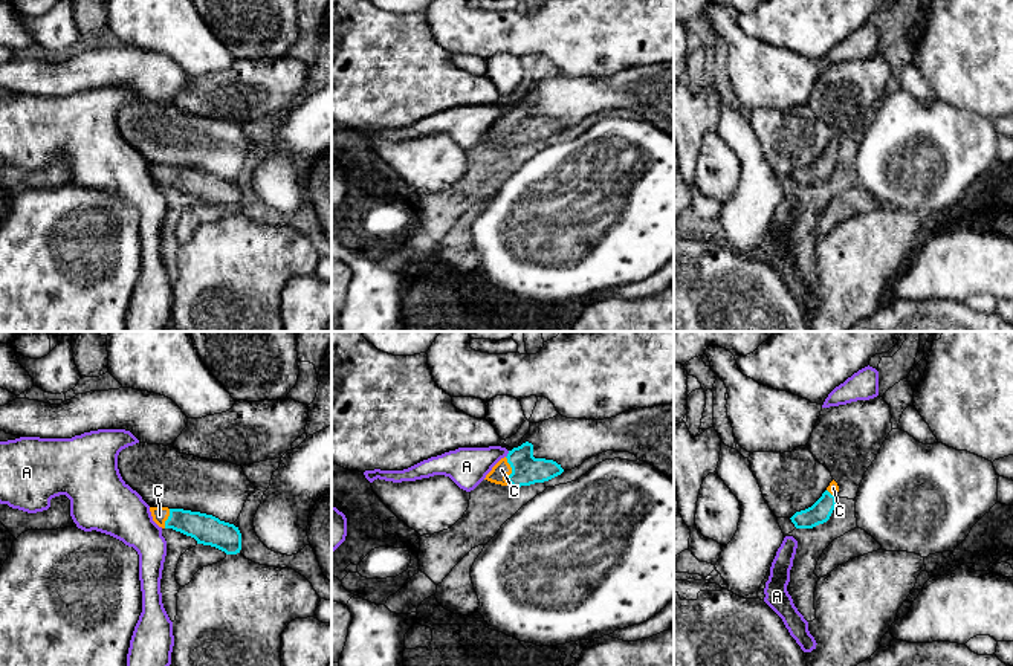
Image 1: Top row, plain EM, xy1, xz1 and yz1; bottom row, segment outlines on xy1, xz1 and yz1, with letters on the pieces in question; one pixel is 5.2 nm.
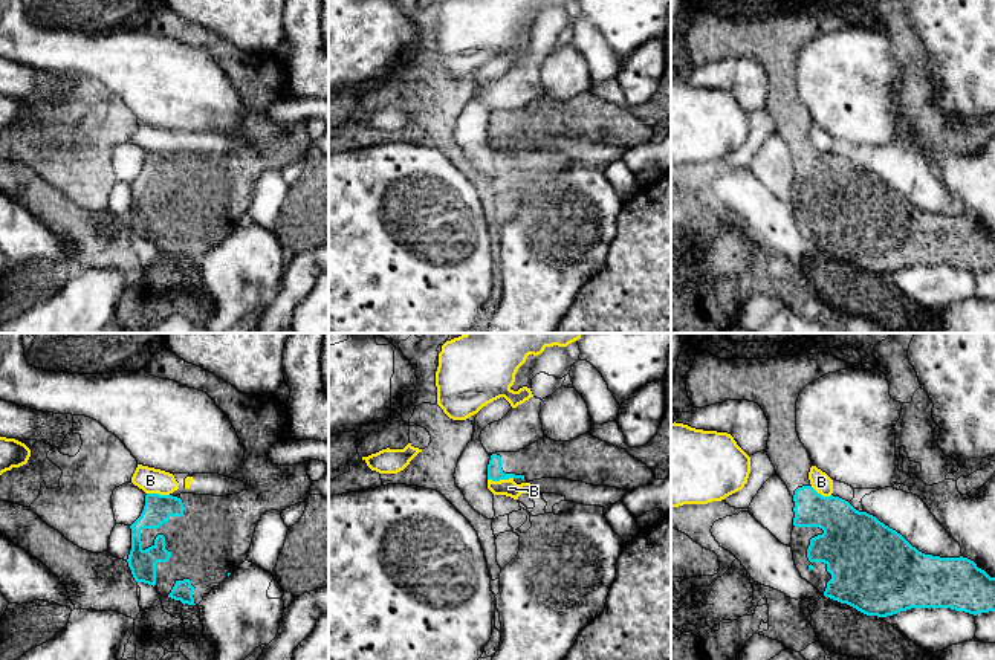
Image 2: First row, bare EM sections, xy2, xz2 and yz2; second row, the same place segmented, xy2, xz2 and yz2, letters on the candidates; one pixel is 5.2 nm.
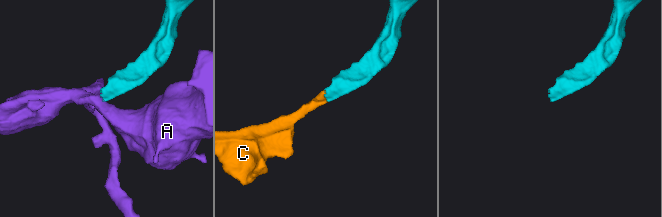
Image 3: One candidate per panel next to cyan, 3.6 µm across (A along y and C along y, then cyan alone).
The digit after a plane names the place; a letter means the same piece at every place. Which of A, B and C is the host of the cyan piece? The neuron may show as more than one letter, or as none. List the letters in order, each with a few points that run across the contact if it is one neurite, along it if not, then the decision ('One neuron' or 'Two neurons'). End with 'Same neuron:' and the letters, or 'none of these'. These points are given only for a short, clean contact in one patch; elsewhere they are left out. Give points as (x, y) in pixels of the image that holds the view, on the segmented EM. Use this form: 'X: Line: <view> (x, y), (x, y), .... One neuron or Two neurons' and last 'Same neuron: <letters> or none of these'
A: Line: xz1 (509, 451), (506, 457). Two neurons
B: Line: xz2 (512, 477), (488, 480). Two neurons
C: Line: xz1 (526, 469), (512, 471), (501, 469). One neuron
Same neuron: C

